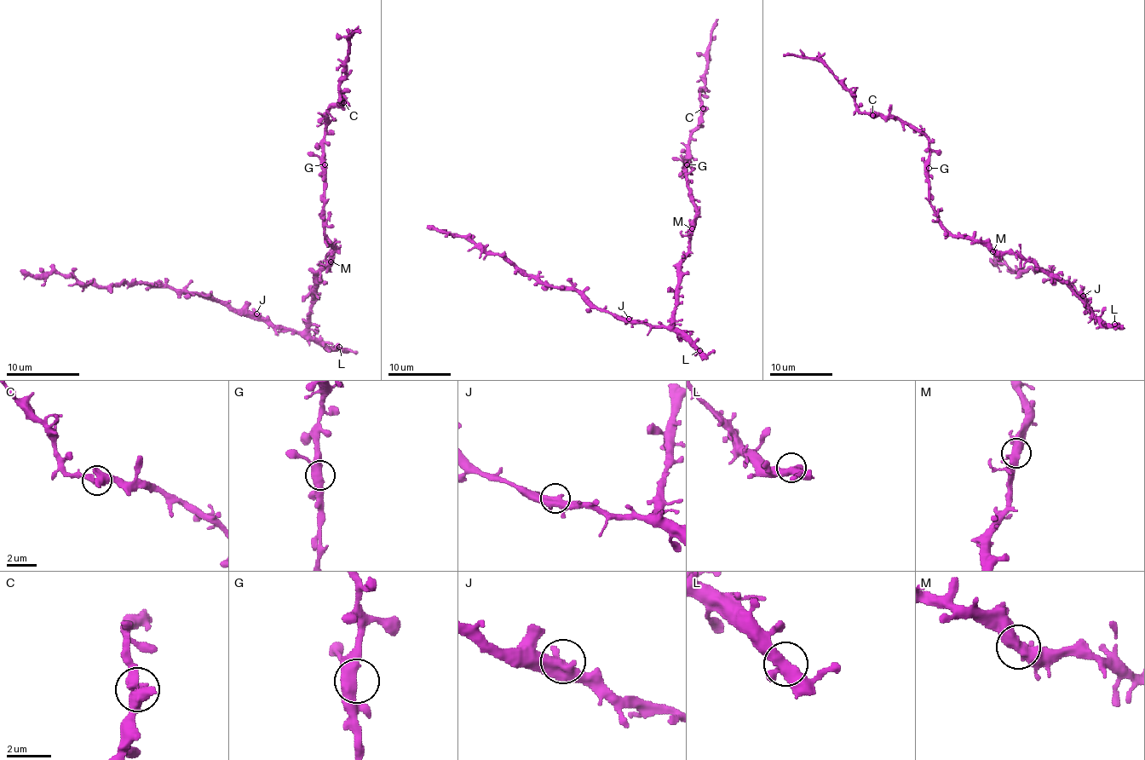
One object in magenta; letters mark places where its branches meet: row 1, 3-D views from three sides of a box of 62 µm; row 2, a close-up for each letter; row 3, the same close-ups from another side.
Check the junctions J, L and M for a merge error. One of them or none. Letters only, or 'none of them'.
none of them

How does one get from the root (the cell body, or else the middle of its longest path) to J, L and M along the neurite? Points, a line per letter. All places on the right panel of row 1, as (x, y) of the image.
J: (1026, 261), (1036, 262), (1047, 272), (1056, 275), (1090, 311), (1083, 296)
L: (1026, 261), (1036, 262), (1047, 272), (1056, 275), (1096, 316), (1107, 324), (1114, 324)
M: (1026, 261), (1015, 255), (993, 251)

